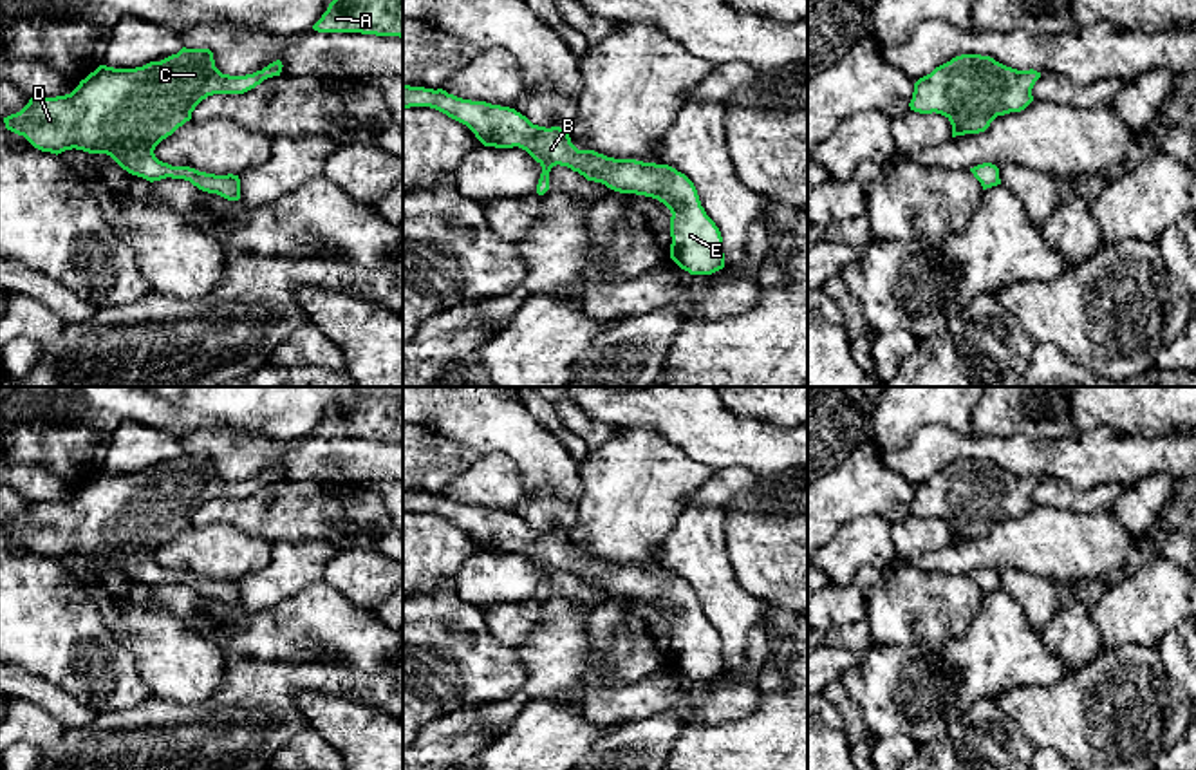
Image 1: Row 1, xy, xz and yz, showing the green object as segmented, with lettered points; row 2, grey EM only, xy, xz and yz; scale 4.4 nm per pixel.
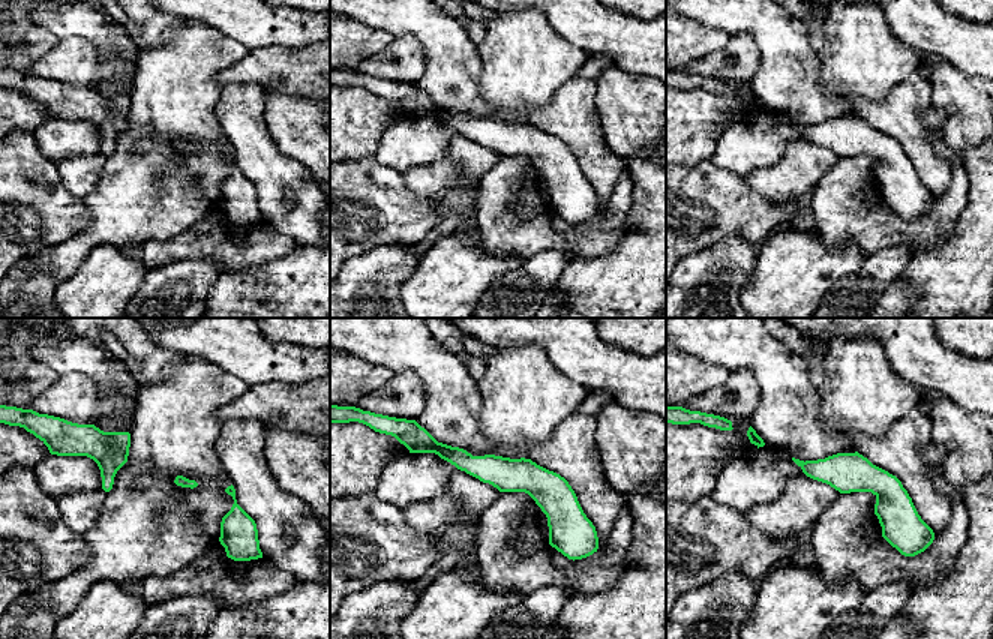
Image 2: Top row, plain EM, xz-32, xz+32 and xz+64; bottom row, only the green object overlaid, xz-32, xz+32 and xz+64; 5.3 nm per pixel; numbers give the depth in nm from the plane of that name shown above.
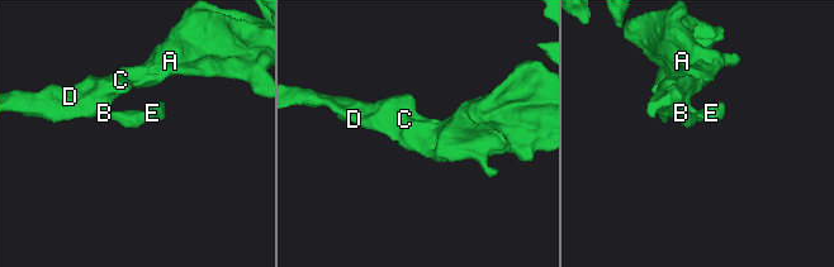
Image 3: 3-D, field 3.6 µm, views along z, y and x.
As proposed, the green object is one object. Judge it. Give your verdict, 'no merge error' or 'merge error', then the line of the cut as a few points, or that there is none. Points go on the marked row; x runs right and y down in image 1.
no merge error; no cut

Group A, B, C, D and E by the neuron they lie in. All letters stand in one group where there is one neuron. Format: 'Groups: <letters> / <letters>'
Groups: A B C D E

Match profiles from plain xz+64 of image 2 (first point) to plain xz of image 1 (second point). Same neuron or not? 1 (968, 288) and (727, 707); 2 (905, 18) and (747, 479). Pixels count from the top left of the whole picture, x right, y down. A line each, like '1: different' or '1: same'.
1: different
2: different

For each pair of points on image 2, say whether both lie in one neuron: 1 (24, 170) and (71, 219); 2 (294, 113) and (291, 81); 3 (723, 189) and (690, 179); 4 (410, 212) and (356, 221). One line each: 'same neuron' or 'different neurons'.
1: same neuron
2: different neurons
3: same neuron
4: same neuron

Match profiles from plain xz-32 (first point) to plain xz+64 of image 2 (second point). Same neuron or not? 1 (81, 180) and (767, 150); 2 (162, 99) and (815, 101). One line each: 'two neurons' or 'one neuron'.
1: two neurons
2: two neurons

